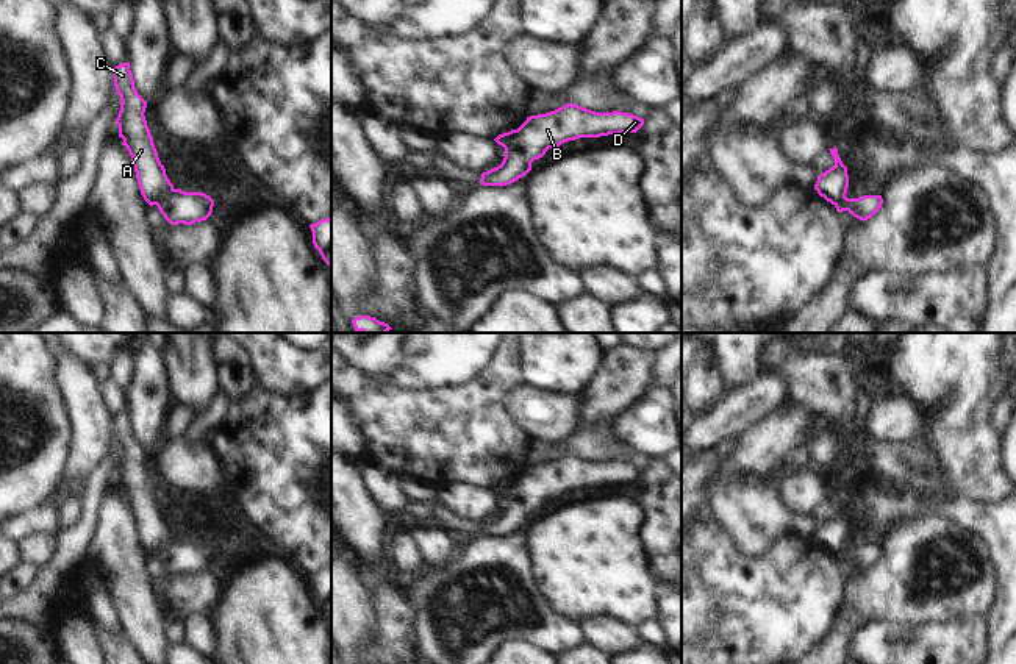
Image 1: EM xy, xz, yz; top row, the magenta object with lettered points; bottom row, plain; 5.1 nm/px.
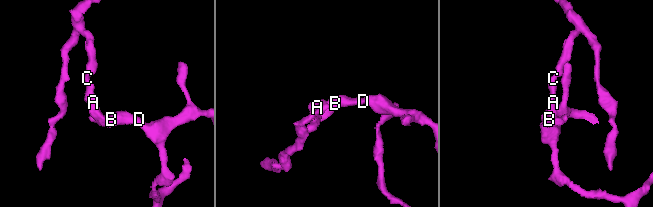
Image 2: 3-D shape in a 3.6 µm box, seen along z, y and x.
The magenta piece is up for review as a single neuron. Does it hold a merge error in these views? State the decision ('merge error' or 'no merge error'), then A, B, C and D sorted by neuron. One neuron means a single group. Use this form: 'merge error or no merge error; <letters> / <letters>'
merge error; A C / B D

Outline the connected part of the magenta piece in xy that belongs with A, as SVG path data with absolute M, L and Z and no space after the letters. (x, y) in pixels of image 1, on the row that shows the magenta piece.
M130 62L114 67L114 87L120 95L120 111L116 119L119 125L119 137L127 147L138 184L144 200L153 206L172 194L174 184L166 175L166 169L158 158L153 137L147 127L145 108L147 102L138 94L134 87Z

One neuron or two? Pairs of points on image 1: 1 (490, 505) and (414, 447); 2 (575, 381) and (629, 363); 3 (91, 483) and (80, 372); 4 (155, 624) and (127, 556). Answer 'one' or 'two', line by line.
1: two
2: two
3: two
4: one

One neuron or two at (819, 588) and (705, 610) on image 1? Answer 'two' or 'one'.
one

